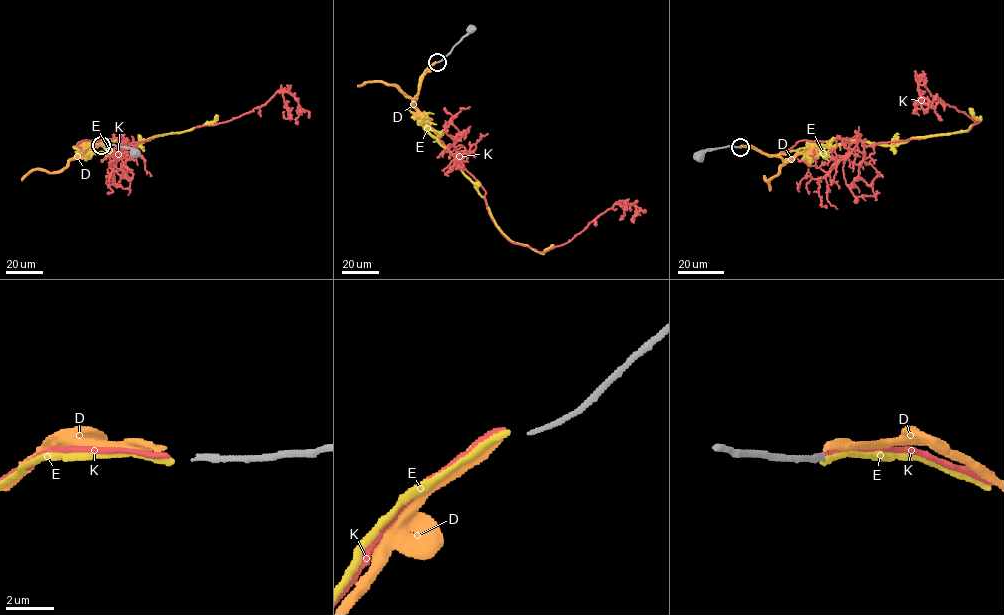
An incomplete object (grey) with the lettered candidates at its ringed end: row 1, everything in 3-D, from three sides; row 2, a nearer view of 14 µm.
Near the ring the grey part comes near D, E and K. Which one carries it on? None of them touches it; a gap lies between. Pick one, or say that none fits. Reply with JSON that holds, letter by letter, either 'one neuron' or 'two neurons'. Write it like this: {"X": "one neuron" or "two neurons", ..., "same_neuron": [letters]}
{"D": "two neurons", "E": "one neuron", "K": "two neurons", "same_neuron": ["E"]}

